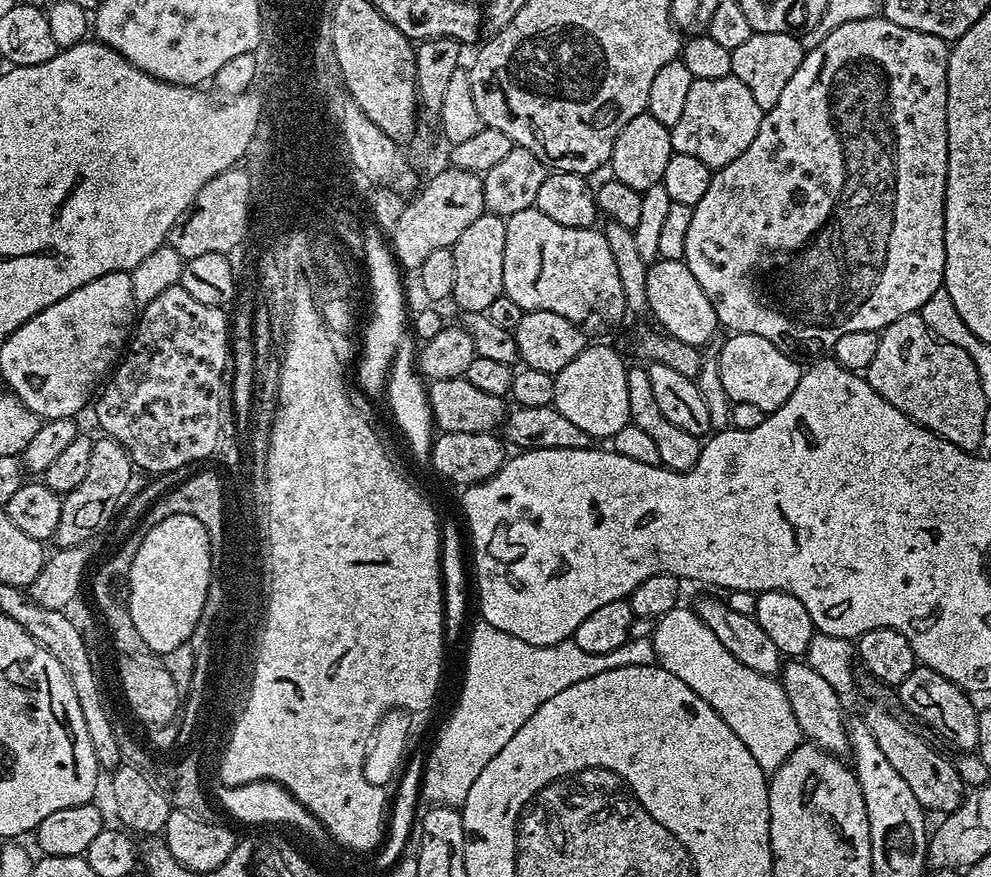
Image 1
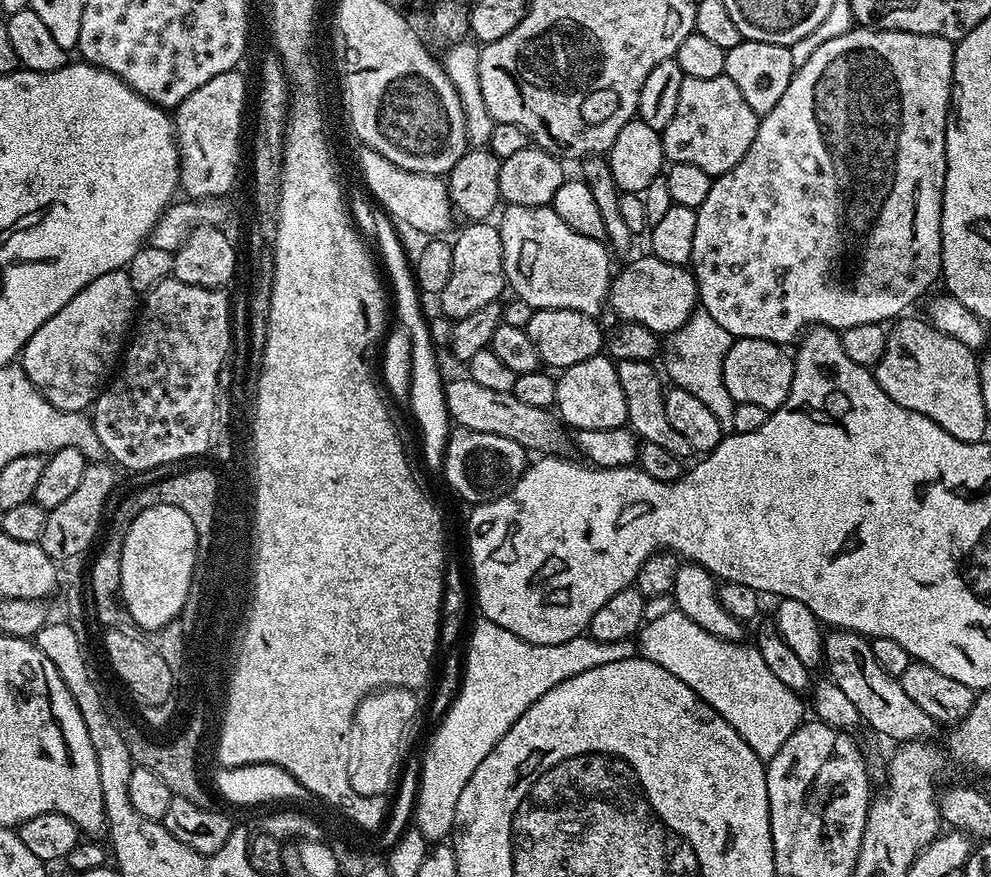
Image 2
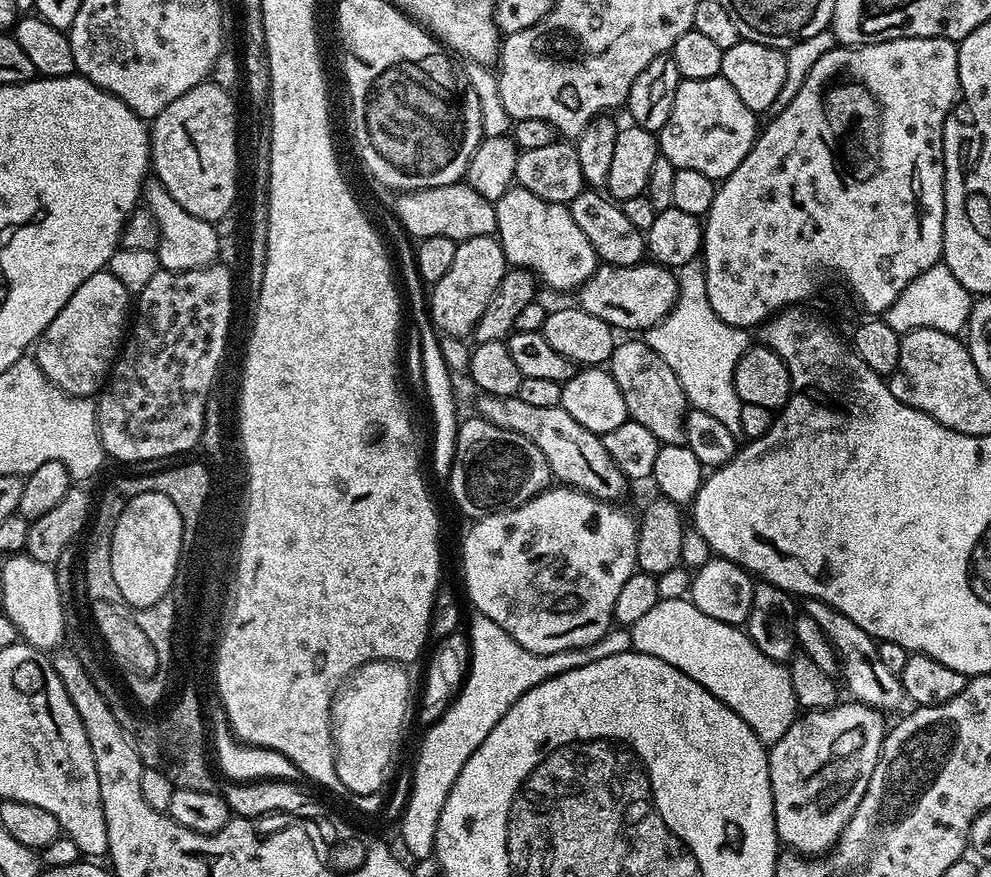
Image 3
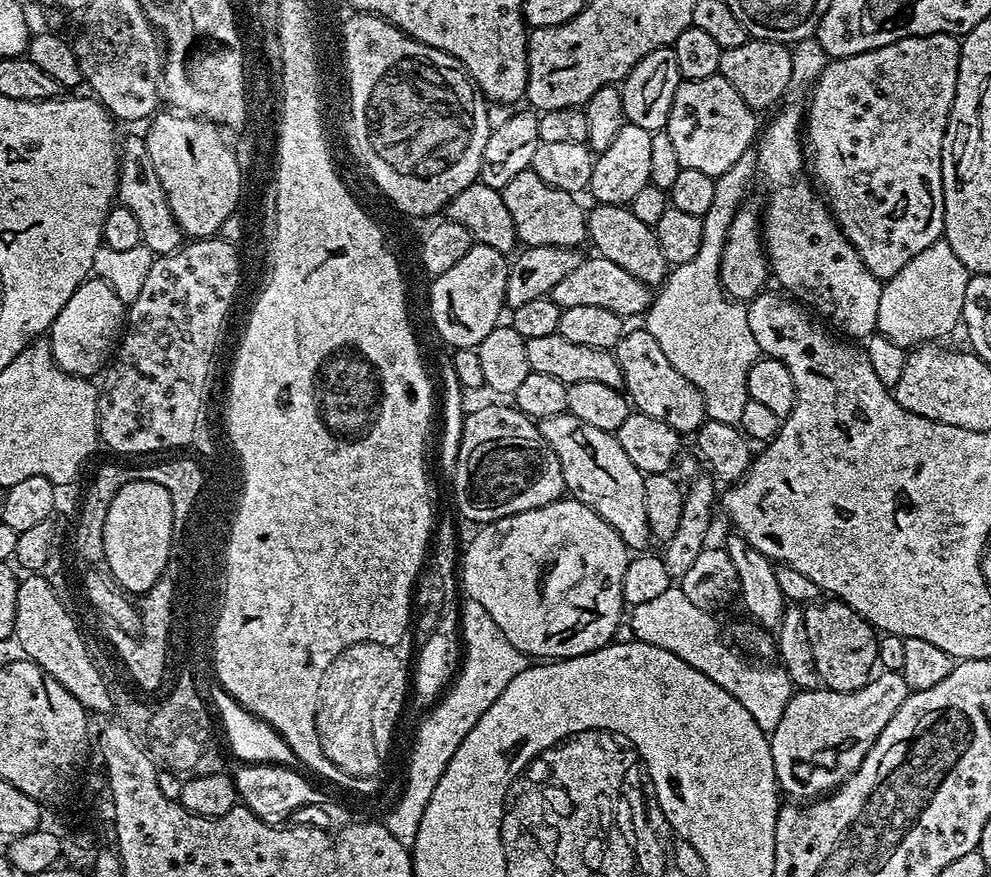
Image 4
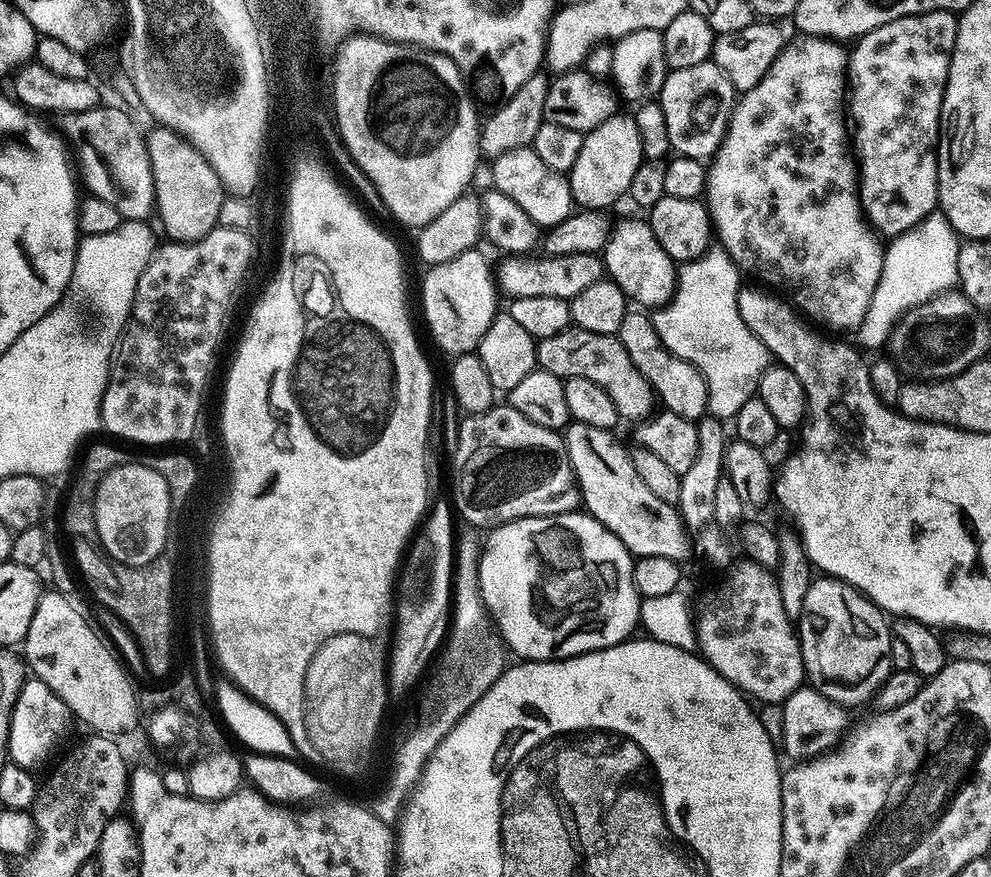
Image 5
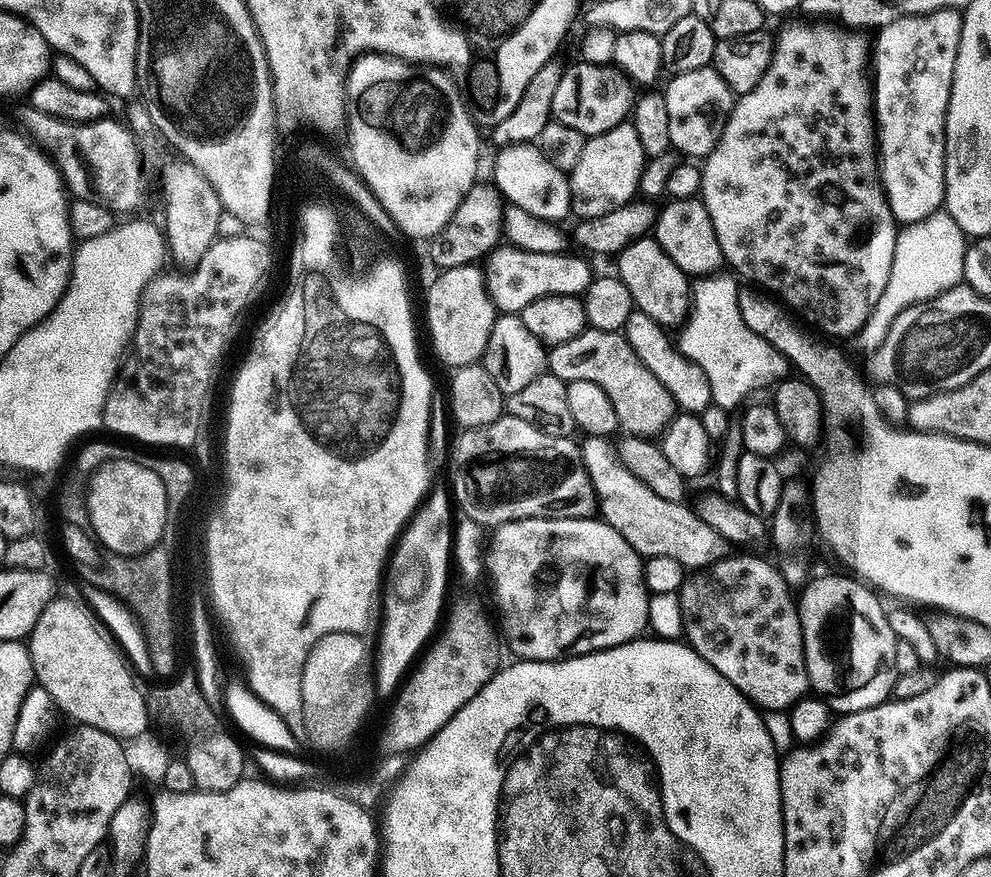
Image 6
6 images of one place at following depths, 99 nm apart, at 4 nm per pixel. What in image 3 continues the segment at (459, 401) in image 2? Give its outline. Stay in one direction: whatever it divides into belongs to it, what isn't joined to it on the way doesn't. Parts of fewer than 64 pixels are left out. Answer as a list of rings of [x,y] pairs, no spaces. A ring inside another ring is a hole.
[[[480,394],[477,397],[475,415],[494,426],[502,426],[502,430],[514,430],[518,434],[530,438],[530,442],[534,442],[534,446],[538,446],[538,450],[542,450],[553,477],[561,485],[577,488],[578,491],[593,496],[596,500],[607,500],[609,502],[619,501],[619,496],[627,488],[630,488],[629,480],[624,477],[622,470],[618,470],[614,458],[610,458],[610,453],[606,451],[603,439],[597,433],[586,430],[586,426],[578,426],[578,422],[574,422],[574,418],[570,418],[570,414],[566,414],[564,408],[529,406],[526,402],[522,402],[519,394],[515,396],[485,396]]]

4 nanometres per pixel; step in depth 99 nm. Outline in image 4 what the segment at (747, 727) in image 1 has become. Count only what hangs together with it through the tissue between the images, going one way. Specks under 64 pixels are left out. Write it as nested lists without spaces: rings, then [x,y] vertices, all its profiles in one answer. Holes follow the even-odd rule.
[[[679,586],[668,588],[666,594],[661,594],[659,598],[654,598],[650,602],[635,605],[631,612],[630,623],[635,639],[646,642],[650,646],[658,646],[662,650],[670,650],[670,654],[678,654],[678,658],[682,658],[682,662],[690,662],[690,666],[694,666],[694,670],[702,670],[702,674],[706,674],[706,678],[710,678],[710,682],[722,686],[722,690],[726,690],[726,694],[734,694],[734,698],[738,698],[738,702],[742,702],[742,706],[746,706],[750,718],[754,718],[754,722],[758,722],[758,726],[765,734],[773,732],[778,726],[778,722],[782,722],[782,714],[794,691],[793,684],[787,674],[779,667],[759,668],[756,665],[759,663],[749,662],[745,659],[731,643],[728,645],[720,637],[720,628],[716,625],[715,620],[717,617],[711,612],[694,606]]]

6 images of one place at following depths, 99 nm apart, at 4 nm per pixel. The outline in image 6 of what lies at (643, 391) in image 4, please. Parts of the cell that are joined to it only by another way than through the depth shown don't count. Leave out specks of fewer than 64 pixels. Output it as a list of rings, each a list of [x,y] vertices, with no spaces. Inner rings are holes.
[[[639,310],[632,311],[622,329],[622,335],[630,342],[634,354],[638,354],[646,370],[650,370],[650,374],[654,374],[654,378],[658,378],[658,382],[666,386],[677,409],[684,414],[701,414],[708,404],[713,403],[710,394],[710,376],[702,372],[702,366],[698,366],[680,353],[673,337],[671,340],[664,332],[667,332],[665,325],[654,322],[650,314]]]

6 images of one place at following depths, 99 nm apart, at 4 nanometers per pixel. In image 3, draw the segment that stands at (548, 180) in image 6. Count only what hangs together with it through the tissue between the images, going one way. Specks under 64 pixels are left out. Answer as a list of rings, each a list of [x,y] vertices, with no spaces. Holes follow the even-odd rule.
[[[519,186],[509,188],[502,198],[495,202],[496,206],[496,230],[495,235],[500,241],[504,257],[509,265],[514,268],[524,268],[531,272],[541,285],[553,288],[556,292],[568,292],[578,290],[594,274],[598,266],[598,257],[594,246],[590,246],[590,238],[574,226],[574,218],[570,214],[567,204],[555,204],[538,198],[538,194],[530,194],[530,190]]]

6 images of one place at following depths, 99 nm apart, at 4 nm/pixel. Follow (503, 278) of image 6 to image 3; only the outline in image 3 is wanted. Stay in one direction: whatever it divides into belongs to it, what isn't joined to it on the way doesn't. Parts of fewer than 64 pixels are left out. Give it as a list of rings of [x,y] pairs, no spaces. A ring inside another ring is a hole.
[[[641,262],[634,266],[614,266],[613,264],[601,263],[594,270],[588,281],[578,289],[578,306],[586,310],[586,314],[594,314],[594,318],[602,318],[614,330],[625,328],[625,333],[640,334],[644,329],[652,328],[659,320],[670,314],[672,307],[676,305],[678,298],[677,273],[673,269],[665,268],[655,262]]]

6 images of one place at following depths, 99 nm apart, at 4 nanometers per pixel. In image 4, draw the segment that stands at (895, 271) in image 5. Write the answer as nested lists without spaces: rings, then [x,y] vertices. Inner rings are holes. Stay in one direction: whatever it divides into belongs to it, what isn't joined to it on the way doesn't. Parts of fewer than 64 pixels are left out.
[[[941,238],[926,246],[920,254],[914,254],[900,270],[889,280],[883,281],[878,302],[878,322],[876,332],[885,336],[890,342],[894,342],[900,348],[911,350],[921,344],[939,341],[940,336],[952,332],[961,323],[962,302],[966,302],[966,282],[969,278],[969,270],[962,266],[958,254],[950,250],[948,241]]]

